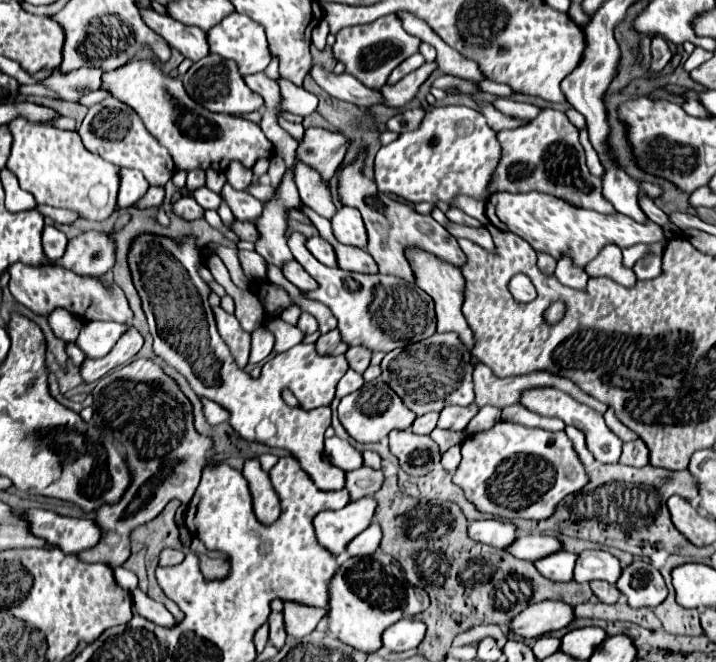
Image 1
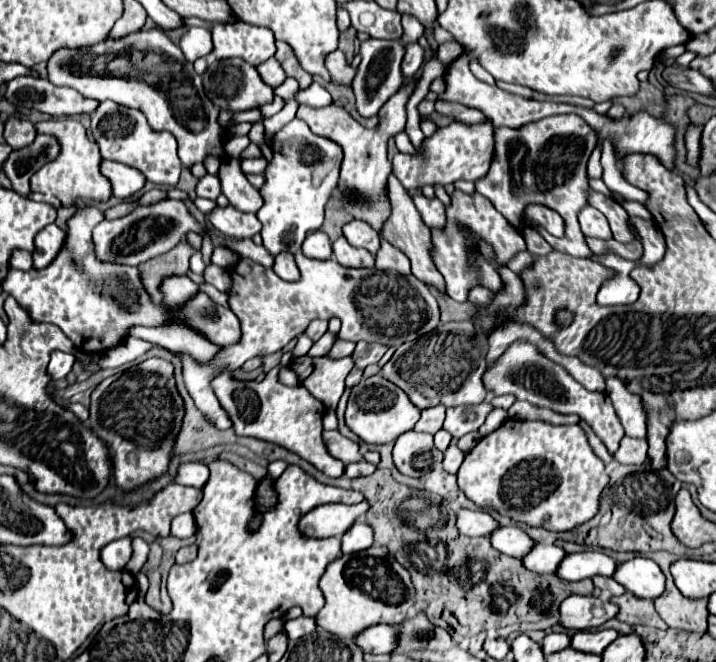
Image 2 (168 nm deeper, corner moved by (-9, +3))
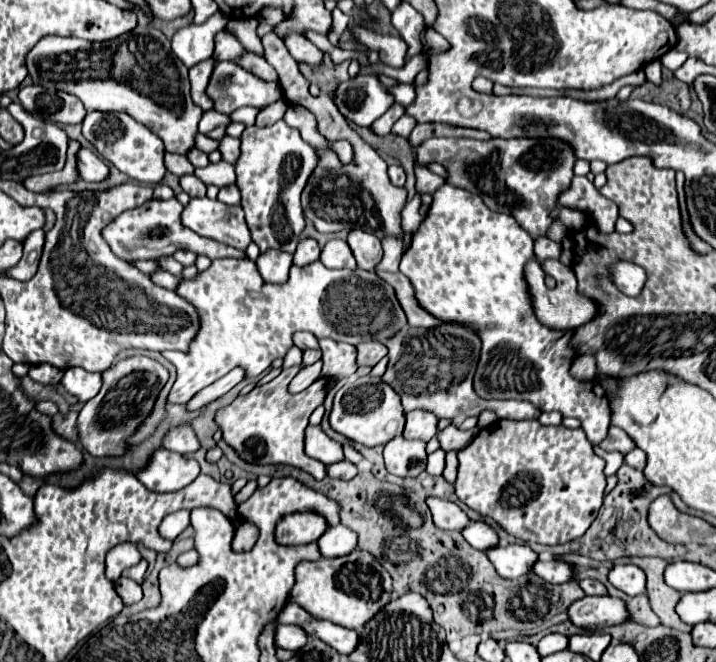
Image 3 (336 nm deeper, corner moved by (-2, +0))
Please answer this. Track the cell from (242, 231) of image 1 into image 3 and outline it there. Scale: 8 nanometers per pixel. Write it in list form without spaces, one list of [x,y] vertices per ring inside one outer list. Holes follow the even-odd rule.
[[[208,197],[190,199],[182,211],[182,225],[202,237],[232,245],[240,251],[244,251],[252,241],[242,209]]]

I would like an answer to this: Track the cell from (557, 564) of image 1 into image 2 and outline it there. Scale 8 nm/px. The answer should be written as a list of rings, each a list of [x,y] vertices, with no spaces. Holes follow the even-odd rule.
[[[537,544],[525,558],[525,568],[537,572],[537,574],[555,574],[561,560],[565,558],[565,550],[559,546],[545,546]]]

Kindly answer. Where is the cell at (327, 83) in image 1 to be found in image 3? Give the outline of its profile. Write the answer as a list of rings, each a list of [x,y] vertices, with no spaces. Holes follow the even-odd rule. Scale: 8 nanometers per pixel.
[[[288,31],[284,37],[282,37],[288,53],[298,61],[298,63],[308,63],[308,65],[318,65],[322,61],[322,51],[312,45],[306,37],[302,37],[300,33],[296,31]]]

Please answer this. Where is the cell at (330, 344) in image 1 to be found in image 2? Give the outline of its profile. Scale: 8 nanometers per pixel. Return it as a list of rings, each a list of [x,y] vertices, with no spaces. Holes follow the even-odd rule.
[[[325,332],[325,334],[313,344],[313,348],[309,350],[309,356],[325,356],[325,354],[329,354],[329,350],[331,350],[333,344],[335,344],[335,340],[337,340],[337,334]]]

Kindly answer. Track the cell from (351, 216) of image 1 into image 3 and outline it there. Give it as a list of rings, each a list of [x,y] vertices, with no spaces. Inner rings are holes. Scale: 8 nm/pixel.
[[[354,229],[348,235],[348,245],[356,257],[356,263],[360,269],[374,271],[374,267],[382,259],[382,245],[380,239],[374,237],[372,233],[366,233],[362,229]]]

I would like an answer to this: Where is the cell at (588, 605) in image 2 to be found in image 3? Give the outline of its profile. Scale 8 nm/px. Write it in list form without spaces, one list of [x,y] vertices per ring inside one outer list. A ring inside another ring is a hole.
[[[582,597],[574,601],[568,609],[570,621],[584,629],[602,629],[626,623],[630,619],[630,613],[626,609],[626,603],[618,597]]]

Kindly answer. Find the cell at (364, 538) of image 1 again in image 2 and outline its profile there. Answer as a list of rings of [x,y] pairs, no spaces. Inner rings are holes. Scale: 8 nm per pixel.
[[[359,520],[343,536],[343,554],[361,552],[369,546],[373,546],[373,528],[365,520]]]

